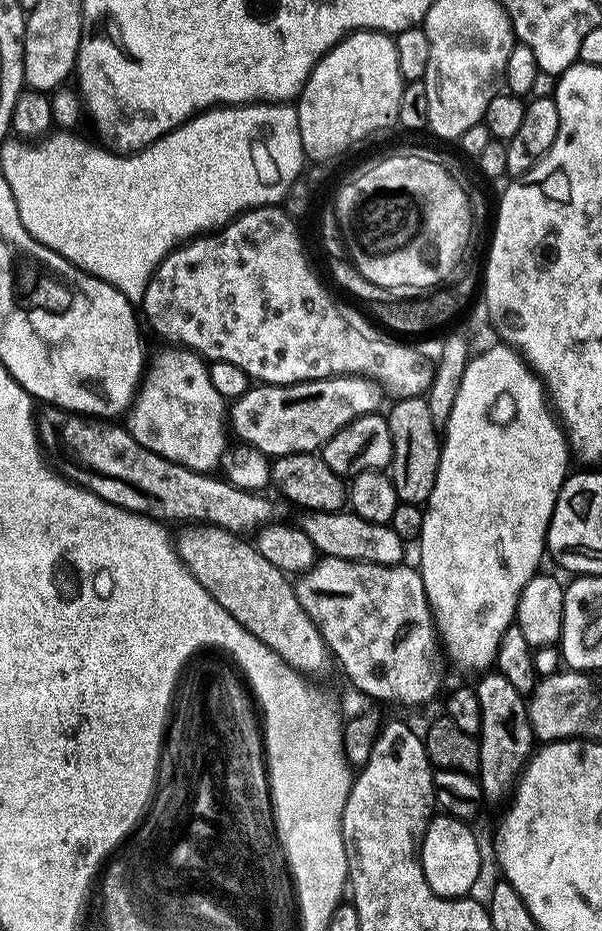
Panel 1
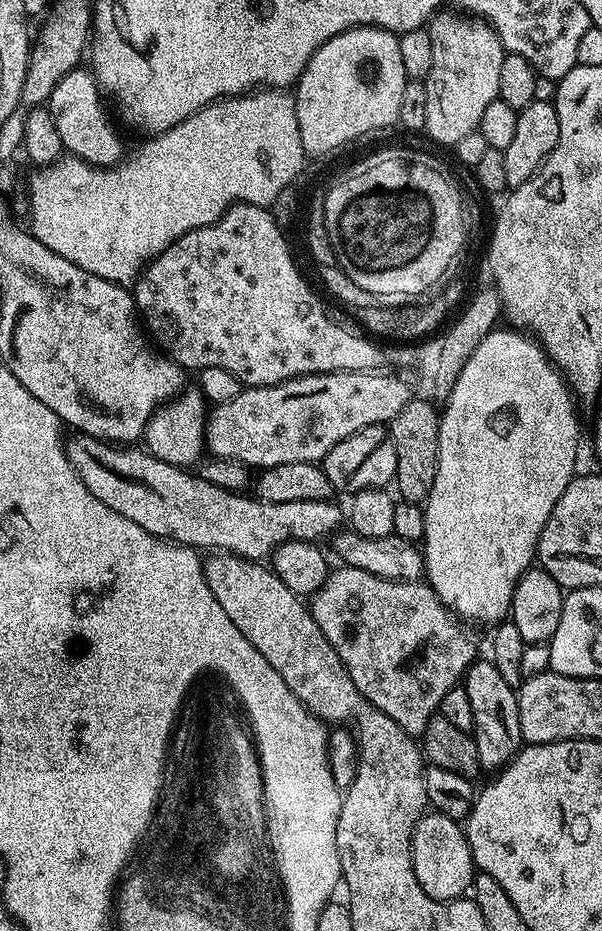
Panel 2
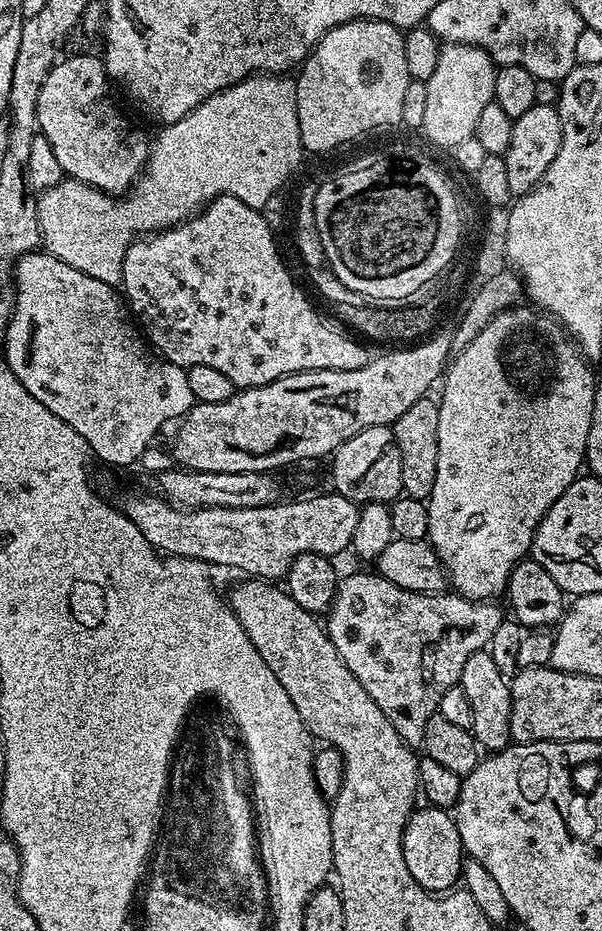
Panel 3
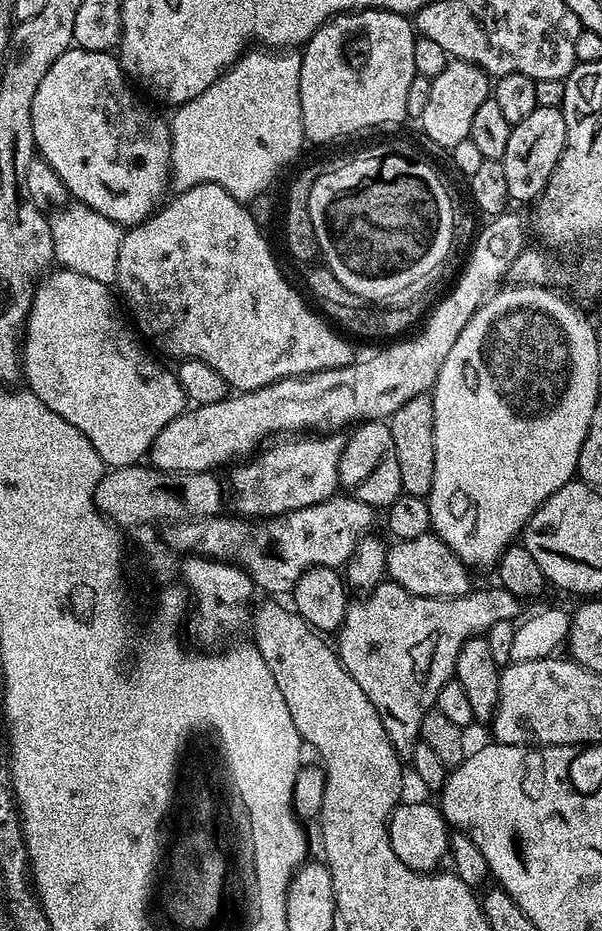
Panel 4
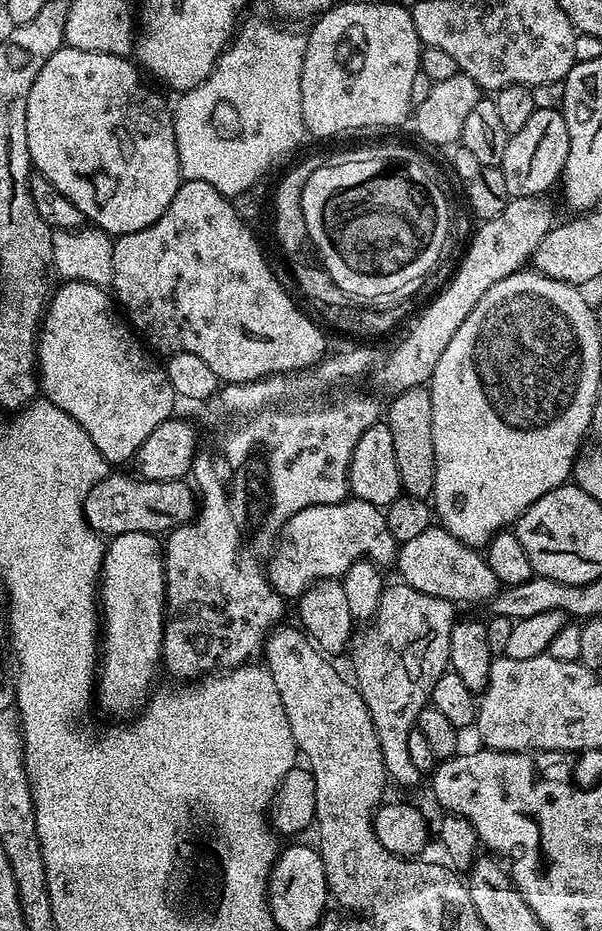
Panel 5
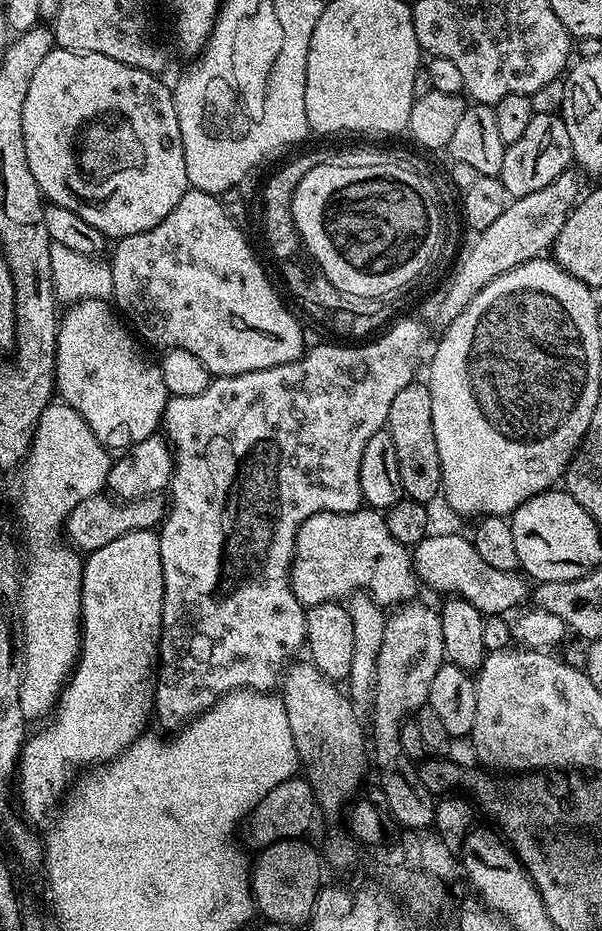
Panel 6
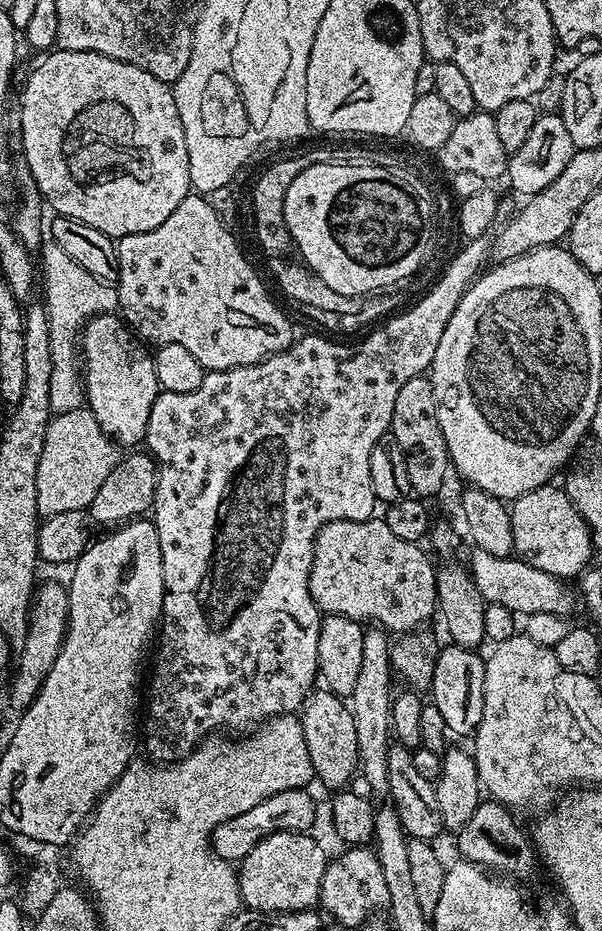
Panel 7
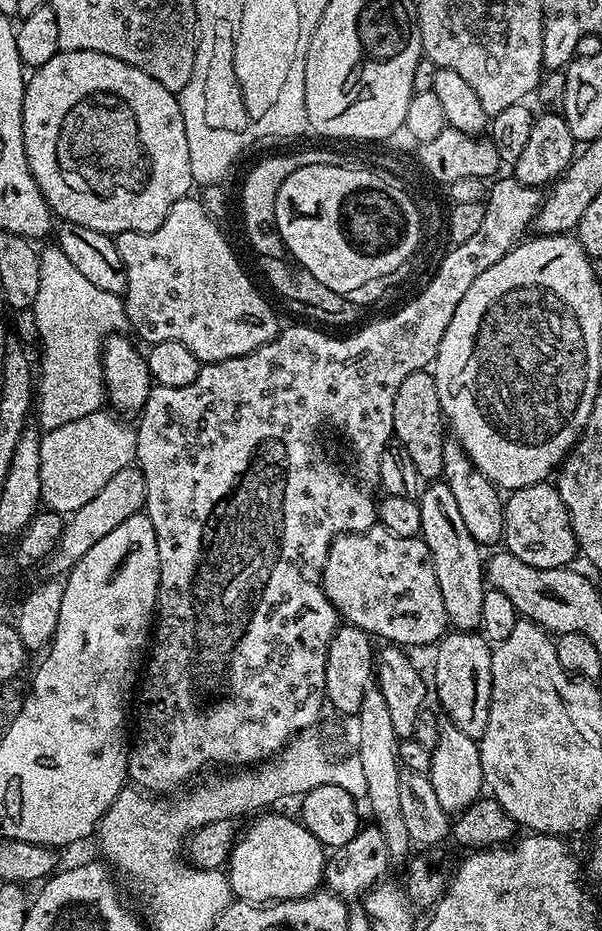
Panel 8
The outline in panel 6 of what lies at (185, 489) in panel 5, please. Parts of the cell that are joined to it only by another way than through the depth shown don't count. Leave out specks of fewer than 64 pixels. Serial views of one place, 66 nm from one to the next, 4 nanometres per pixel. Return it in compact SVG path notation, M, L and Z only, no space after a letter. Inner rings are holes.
M99 494L78 502L78 506L70 510L62 532L71 547L81 554L87 554L106 546L106 542L114 542L114 538L122 538L122 534L159 529L165 515L166 500L160 494L143 496L137 500L121 500L108 494Z

